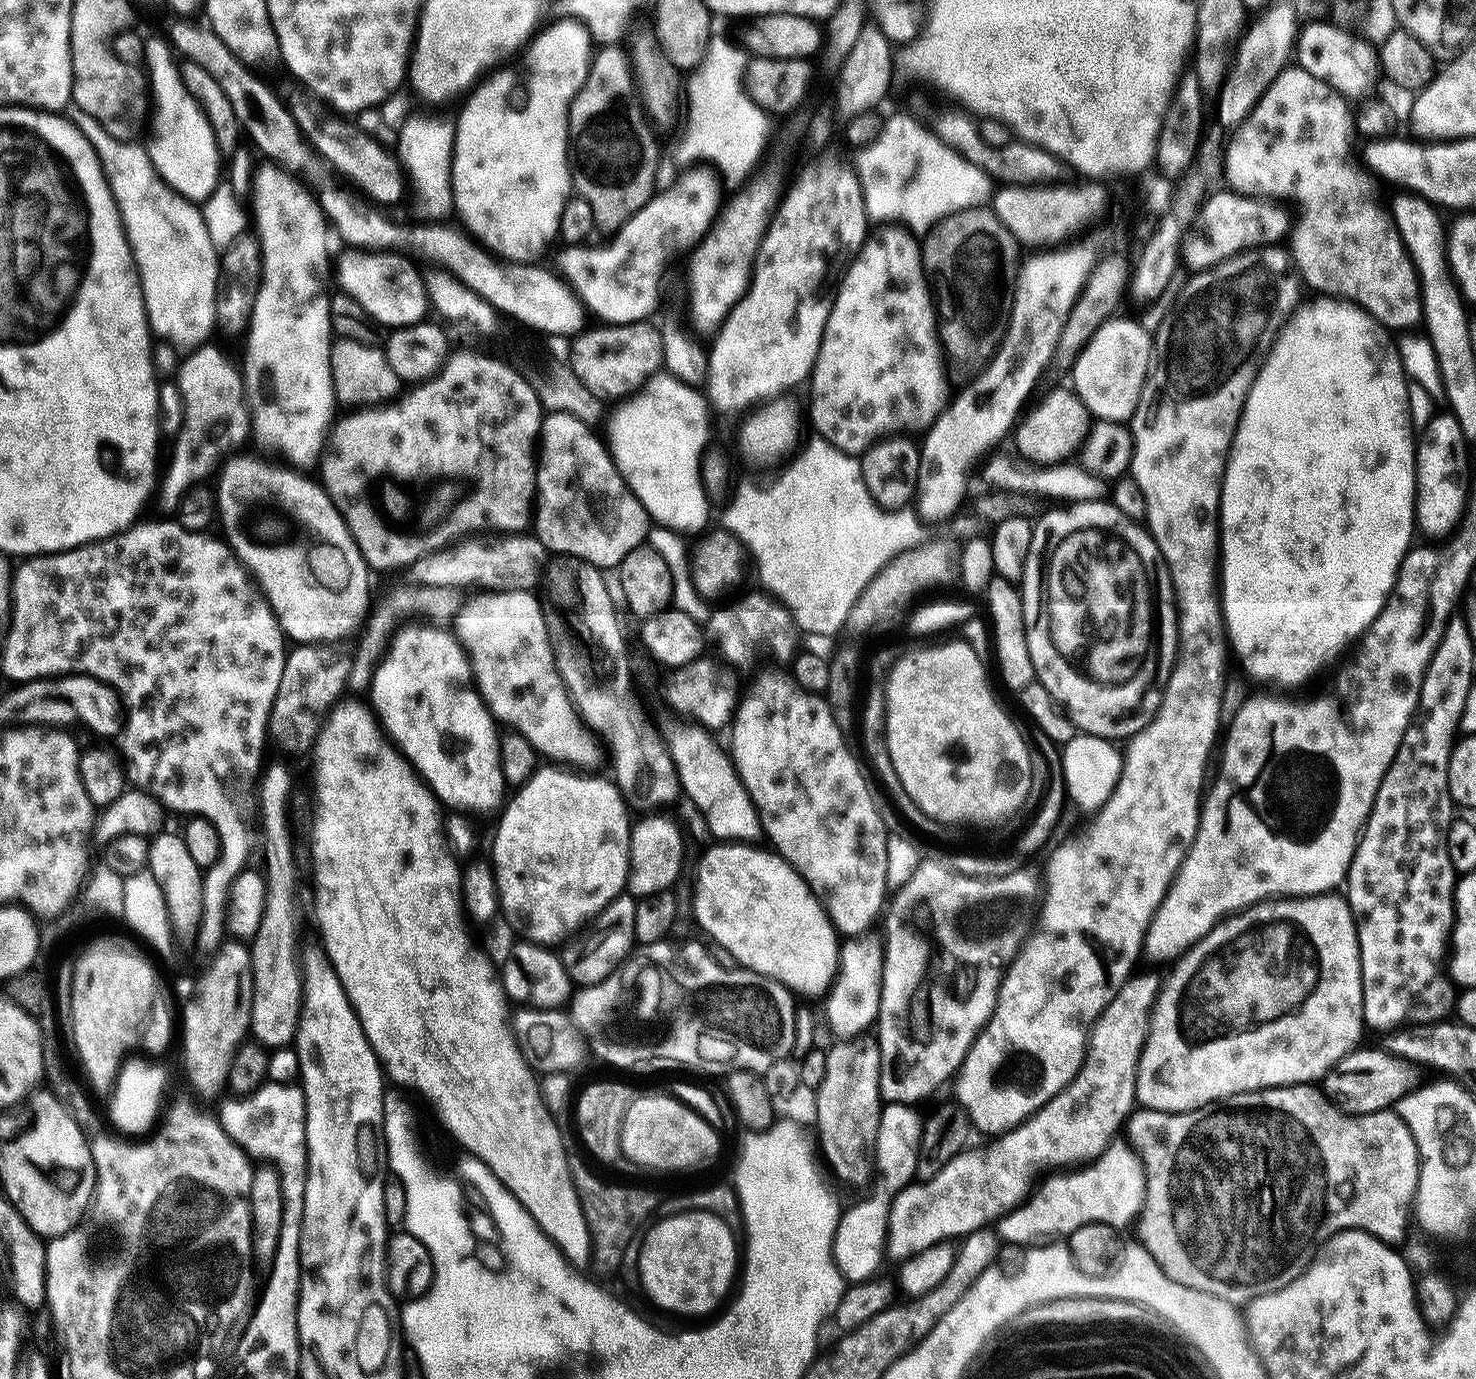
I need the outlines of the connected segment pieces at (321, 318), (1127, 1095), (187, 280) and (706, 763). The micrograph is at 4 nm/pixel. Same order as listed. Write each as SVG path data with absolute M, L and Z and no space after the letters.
M264 162L264 165L255 169L254 175L250 180L250 193L252 192L252 210L250 212L256 215L254 218L255 235L260 242L260 289L256 295L254 302L254 310L252 311L252 321L246 329L246 337L248 336L248 345L244 348L244 364L242 363L242 375L244 377L244 395L250 413L250 428L264 444L269 444L272 448L277 448L282 455L293 465L296 464L312 464L315 465L319 461L322 453L326 448L326 437L329 435L329 429L334 423L334 415L332 416L332 408L337 407L336 395L334 394L334 386L332 385L332 371L330 370L330 350L334 343L334 333L332 331L332 301L330 292L324 289L324 284L318 277L323 274L324 267L328 264L328 234L330 236L330 228L325 219L324 213L320 209L320 201L307 187L298 183L291 173L287 173L281 167L277 167L271 162Z
M1152 972L1133 975L1114 994L1110 1006L1092 1025L1088 1034L1088 1049L1084 1052L1084 1061L1078 1074L1050 1102L1046 1102L1030 1119L993 1139L985 1148L969 1147L945 1166L941 1172L927 1182L912 1182L893 1198L892 1209L886 1215L888 1224L886 1252L896 1262L910 1259L935 1244L951 1241L951 1236L963 1238L974 1230L989 1227L1000 1217L1028 1199L1037 1183L1036 1172L1043 1168L1064 1170L1069 1166L1084 1166L1102 1155L1113 1143L1116 1131L1125 1127L1126 1121L1134 1111L1136 1104L1136 1075L1138 1062L1148 1037L1148 1022L1152 1018L1152 1005L1160 995L1161 977Z
M73 107L71 112L73 127L83 134L98 154L100 165L104 168L104 177L108 179L112 197L120 211L120 221L123 222L124 232L128 235L128 245L132 247L132 257L144 291L144 309L148 315L149 329L161 341L171 344L177 350L201 347L216 328L216 293L220 283L218 250L214 242L210 242L203 211L193 201L178 195L157 174L143 143L116 141L108 135L101 134L96 120L82 109Z
M716 740L671 741L671 754L685 797L692 799L691 807L706 818L706 826L720 842L756 842L761 839L760 815L754 811L752 800L744 788L731 755L720 749Z

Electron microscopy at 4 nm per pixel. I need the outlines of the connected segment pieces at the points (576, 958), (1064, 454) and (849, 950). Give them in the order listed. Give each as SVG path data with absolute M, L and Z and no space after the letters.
M627 894L617 896L601 910L599 916L591 921L590 927L583 933L585 936L584 941L580 944L580 949L575 952L574 949L568 948L562 952L564 968L573 985L600 984L610 973L617 971L627 961L636 944L636 935L634 934L635 909L636 900L633 897Z
M1071 387L1056 388L1028 417L1015 425L1015 451L1037 466L1051 466L1071 461L1084 446L1090 427L1090 413Z
M848 938L840 944L840 958L838 961L838 971L835 980L832 981L831 988L828 989L826 993L826 1001L828 1000L828 1005L825 1006L824 1012L828 1015L828 1024L832 1027L832 1032L836 1035L836 1038L855 1038L861 1034L867 1033L869 1031L868 1027L875 1025L877 1023L878 1017L880 1015L880 987L882 986L882 974L884 973L884 949L879 943L876 944L872 940L864 940L868 938Z

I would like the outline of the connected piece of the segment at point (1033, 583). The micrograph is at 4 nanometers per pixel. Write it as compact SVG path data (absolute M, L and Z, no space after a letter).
M1088 500L1084 504L1075 502L1067 506L1056 506L1039 521L1035 521L1032 530L1030 550L1026 554L1026 566L1022 581L1022 599L1024 601L1024 625L1026 626L1026 646L1030 646L1030 662L1034 662L1036 680L1042 685L1053 700L1066 713L1069 720L1081 733L1101 736L1113 742L1124 742L1143 731L1156 717L1164 697L1164 688L1176 665L1178 647L1178 613L1176 596L1172 593L1172 579L1164 565L1162 554L1152 540L1152 533L1137 521L1126 518L1111 502Z

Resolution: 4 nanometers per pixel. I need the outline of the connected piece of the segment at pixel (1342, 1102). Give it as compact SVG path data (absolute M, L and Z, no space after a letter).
M1357 1047L1356 1051L1343 1056L1329 1072L1324 1075L1322 1091L1342 1112L1352 1116L1371 1117L1371 1112L1384 1112L1391 1109L1417 1087L1417 1065L1400 1056L1380 1048Z

